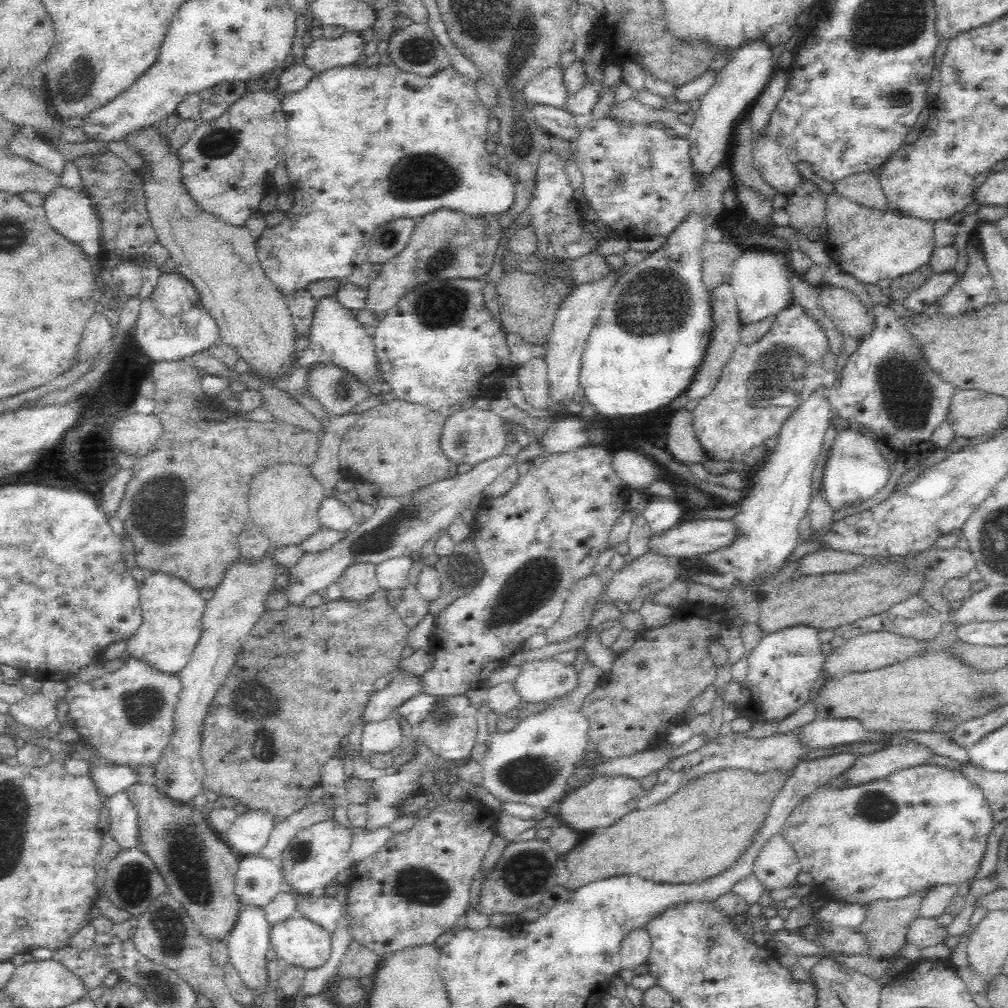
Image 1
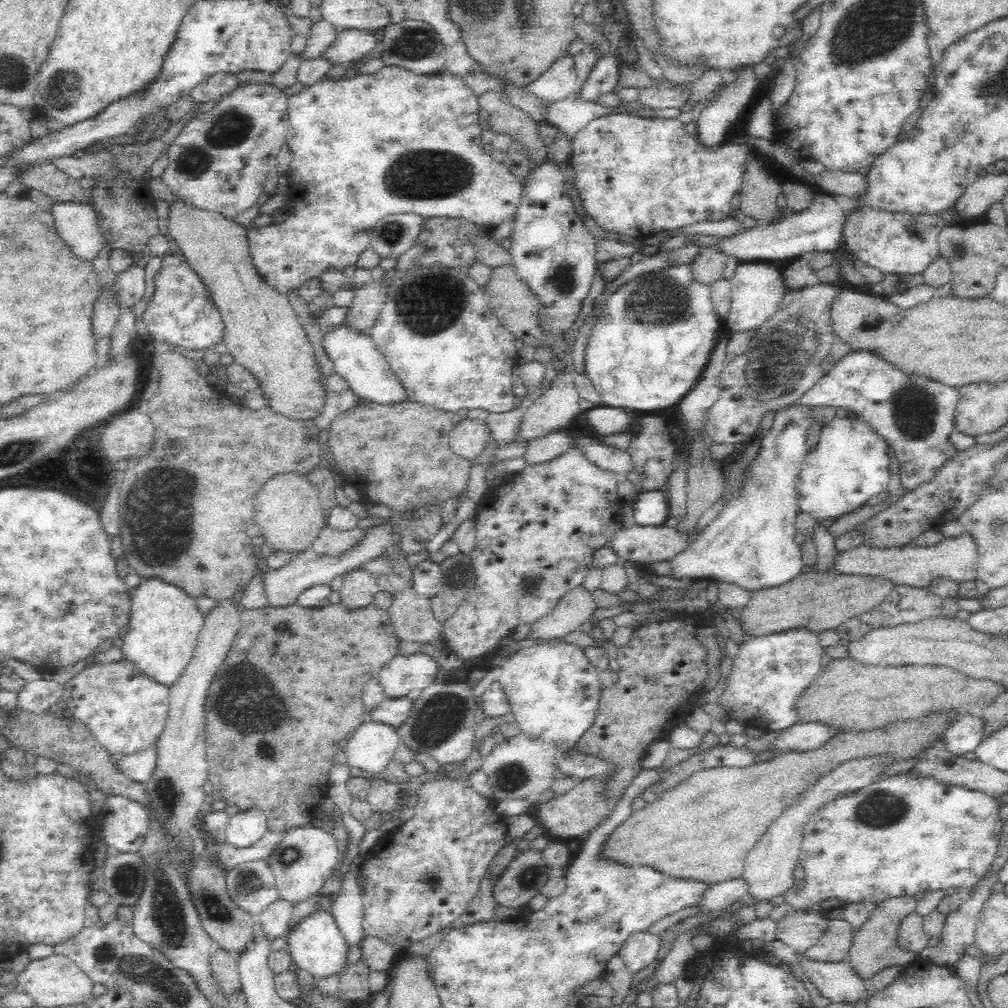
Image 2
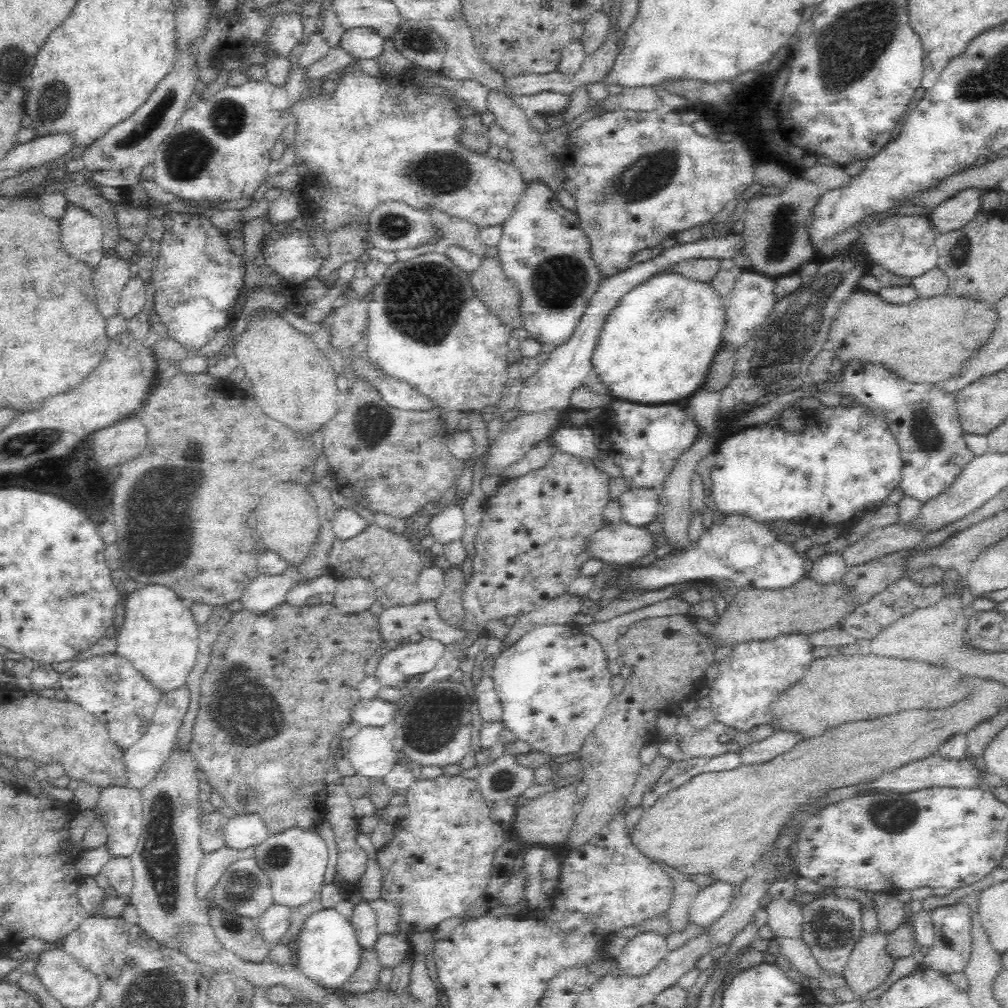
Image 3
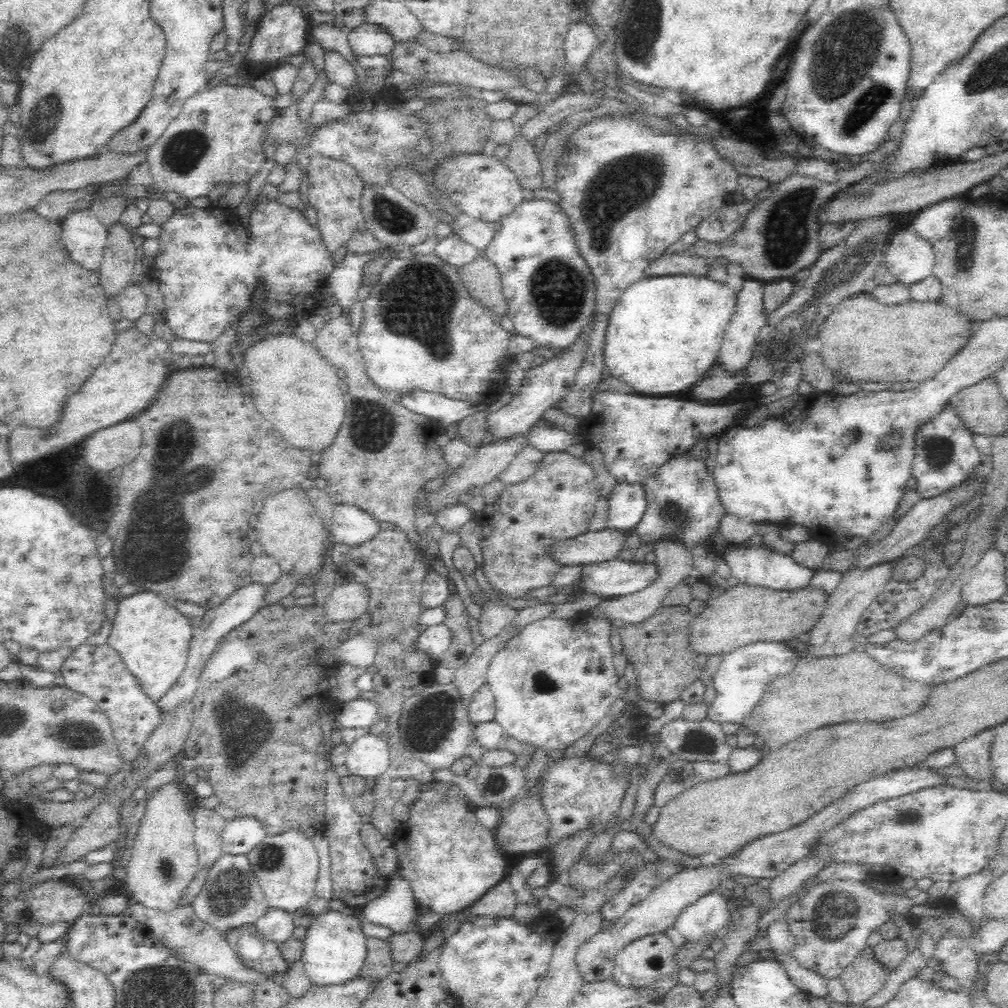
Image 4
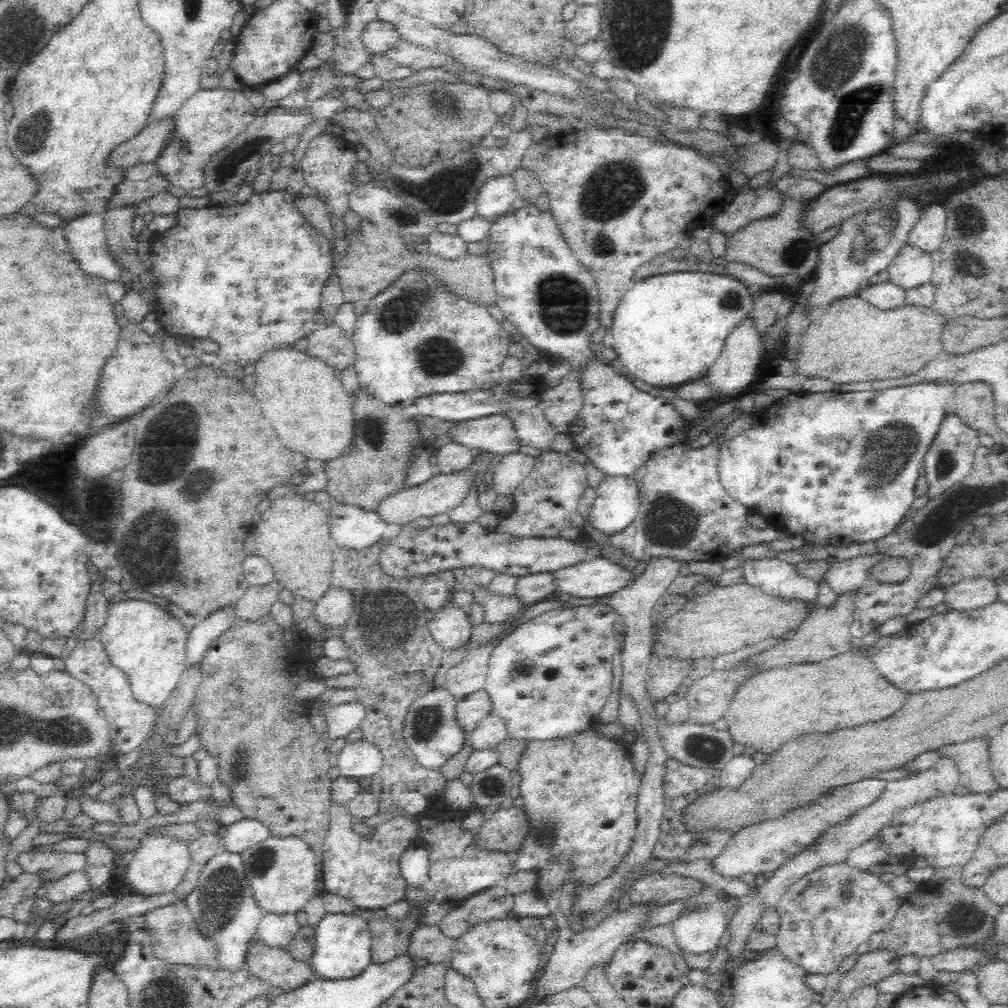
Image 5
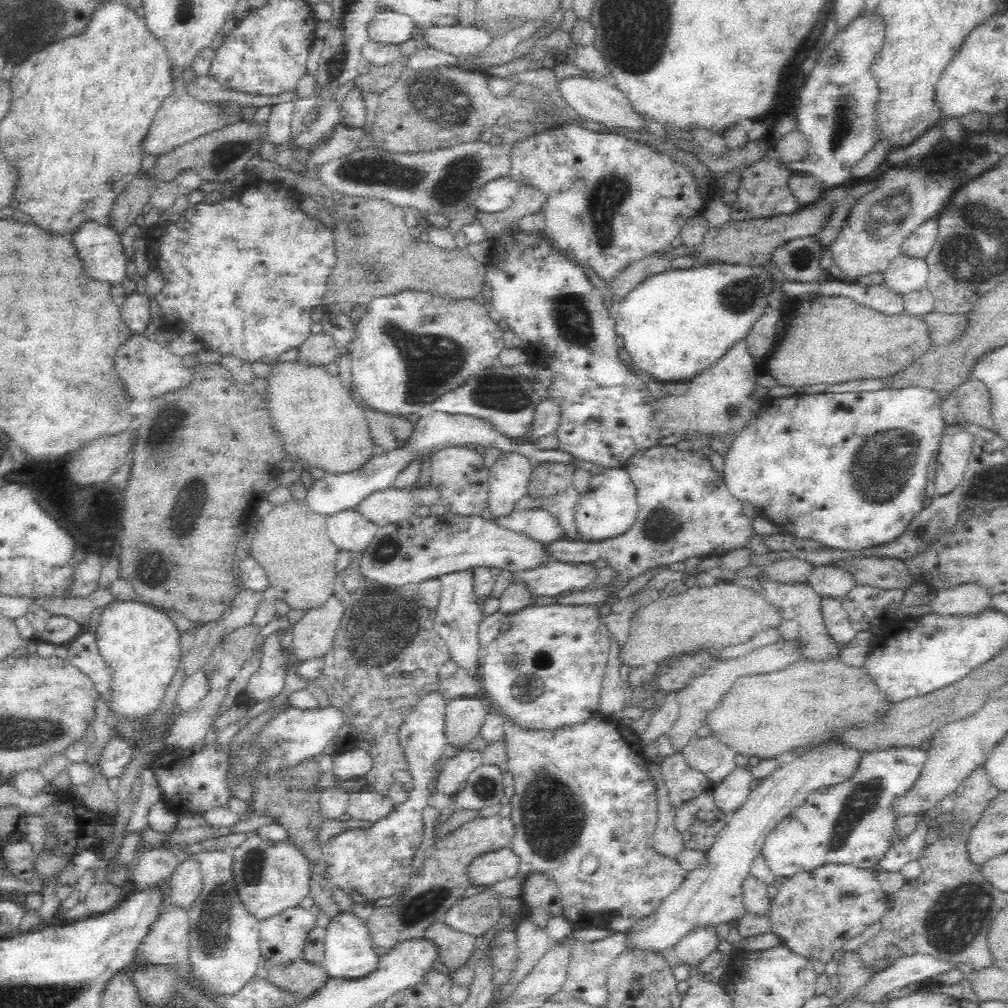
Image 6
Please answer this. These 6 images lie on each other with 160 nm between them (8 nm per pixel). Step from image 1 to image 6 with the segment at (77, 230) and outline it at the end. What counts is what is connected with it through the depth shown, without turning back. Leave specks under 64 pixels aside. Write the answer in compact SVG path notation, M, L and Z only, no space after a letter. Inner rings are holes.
M89 222L82 226L78 234L74 234L74 246L78 248L81 261L85 271L94 280L104 280L112 284L121 283L126 278L126 262L128 258L124 254L124 246L121 242L121 234L117 230L112 230L106 226Z

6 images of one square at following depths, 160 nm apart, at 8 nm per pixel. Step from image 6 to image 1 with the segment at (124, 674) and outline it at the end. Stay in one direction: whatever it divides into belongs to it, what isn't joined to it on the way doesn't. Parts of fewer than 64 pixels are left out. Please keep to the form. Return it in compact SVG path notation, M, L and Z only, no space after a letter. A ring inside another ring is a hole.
M152 573L150 578L138 588L138 600L141 611L141 624L126 639L130 658L148 665L148 668L160 673L177 675L190 661L192 652L201 633L201 619L205 612L205 602L199 592L190 586L184 586L178 578L164 573Z

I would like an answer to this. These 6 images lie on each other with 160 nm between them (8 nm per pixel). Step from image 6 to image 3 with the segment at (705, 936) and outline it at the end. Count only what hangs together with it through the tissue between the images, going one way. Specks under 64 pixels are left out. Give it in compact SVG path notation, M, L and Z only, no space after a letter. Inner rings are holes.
M717 879L711 885L697 892L688 907L688 925L708 928L729 908L734 897L733 884Z

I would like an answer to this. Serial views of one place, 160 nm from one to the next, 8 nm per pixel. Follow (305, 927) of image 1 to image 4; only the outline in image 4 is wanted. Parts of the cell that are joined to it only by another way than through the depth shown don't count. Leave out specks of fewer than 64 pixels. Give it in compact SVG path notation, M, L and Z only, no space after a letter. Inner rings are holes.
M327 909L307 927L301 964L310 980L317 985L340 984L360 975L367 957L367 934L356 914L346 915Z

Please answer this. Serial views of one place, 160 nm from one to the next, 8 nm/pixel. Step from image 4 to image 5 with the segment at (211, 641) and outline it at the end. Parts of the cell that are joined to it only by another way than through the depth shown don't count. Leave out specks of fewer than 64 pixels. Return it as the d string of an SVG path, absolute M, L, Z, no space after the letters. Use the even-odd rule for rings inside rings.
M233 608L214 613L210 618L199 621L199 623L189 632L187 640L187 662L198 661L207 653L208 646L220 636L228 626L231 625L231 615Z

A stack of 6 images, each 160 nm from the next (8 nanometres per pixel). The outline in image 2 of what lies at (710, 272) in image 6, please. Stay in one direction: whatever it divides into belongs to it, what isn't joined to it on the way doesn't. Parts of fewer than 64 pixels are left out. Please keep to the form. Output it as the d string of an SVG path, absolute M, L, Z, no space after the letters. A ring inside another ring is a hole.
M689 265L673 266L664 272L652 273L644 278L633 280L626 286L623 286L618 292L615 292L610 298L607 298L607 305L598 315L585 349L585 372L596 392L601 396L600 404L606 404L606 406L622 406L622 408L634 408L634 410L660 410L660 408L668 408L668 406L678 404L678 402L688 394L688 391L692 390L692 388L696 386L696 383L700 381L723 331L722 318L715 311L715 307L713 306L709 285L696 282L696 280L692 278L692 271L690 271Z

